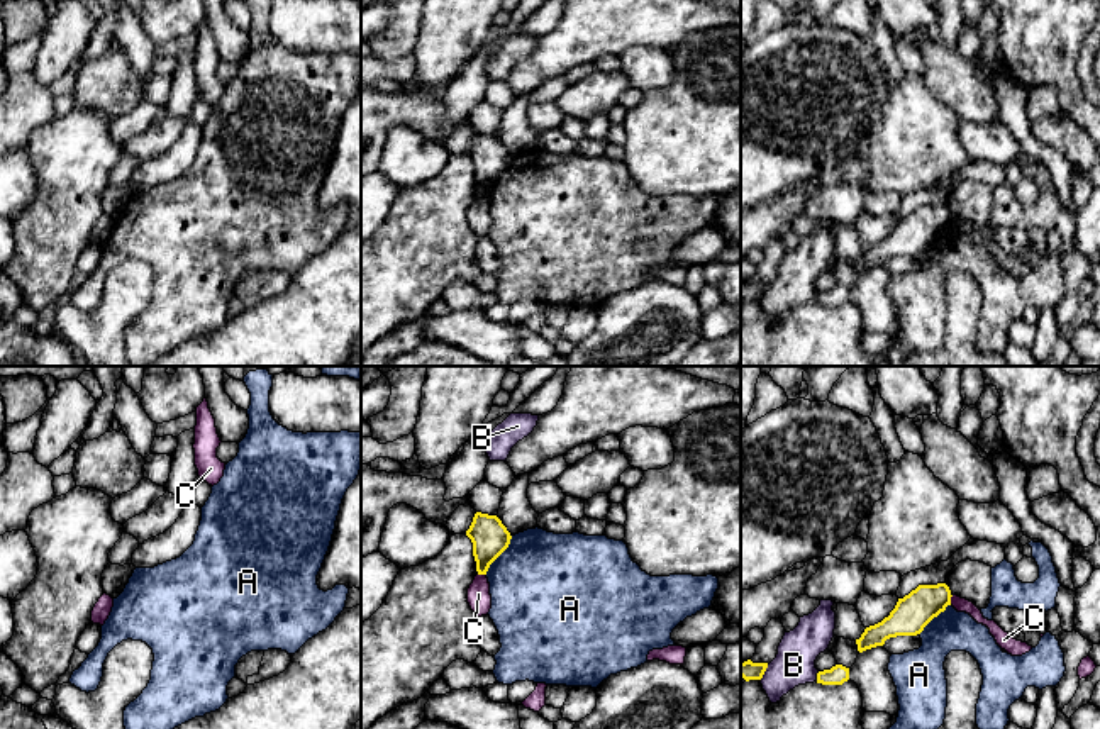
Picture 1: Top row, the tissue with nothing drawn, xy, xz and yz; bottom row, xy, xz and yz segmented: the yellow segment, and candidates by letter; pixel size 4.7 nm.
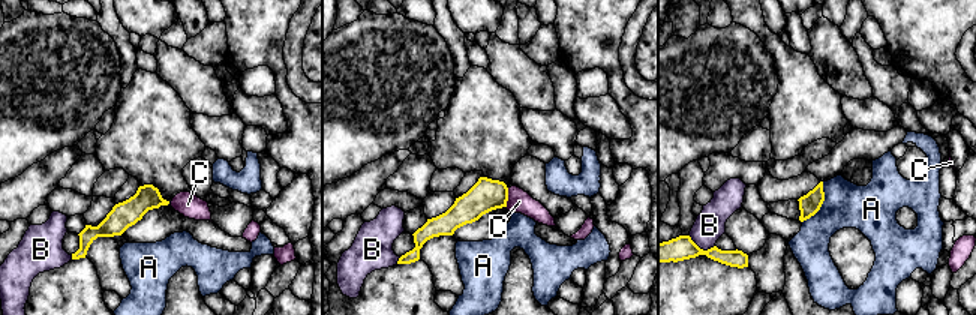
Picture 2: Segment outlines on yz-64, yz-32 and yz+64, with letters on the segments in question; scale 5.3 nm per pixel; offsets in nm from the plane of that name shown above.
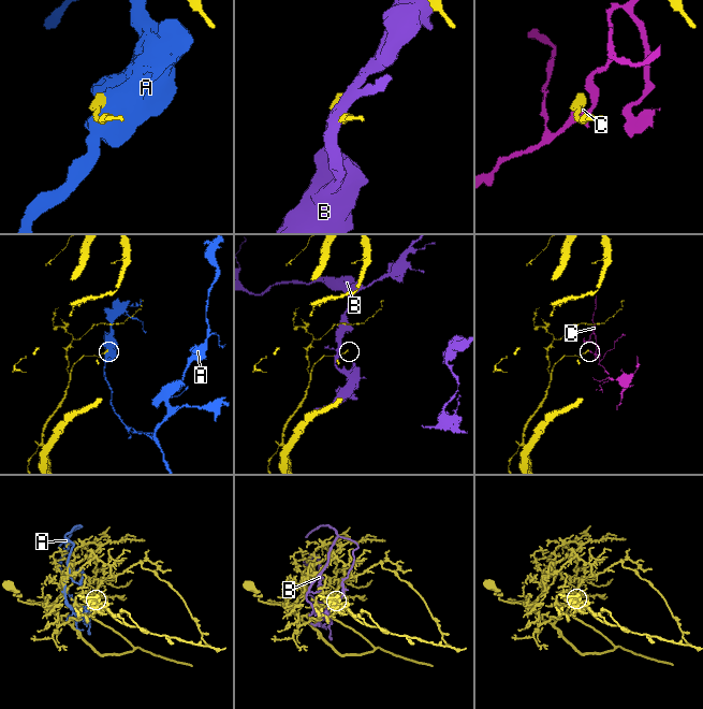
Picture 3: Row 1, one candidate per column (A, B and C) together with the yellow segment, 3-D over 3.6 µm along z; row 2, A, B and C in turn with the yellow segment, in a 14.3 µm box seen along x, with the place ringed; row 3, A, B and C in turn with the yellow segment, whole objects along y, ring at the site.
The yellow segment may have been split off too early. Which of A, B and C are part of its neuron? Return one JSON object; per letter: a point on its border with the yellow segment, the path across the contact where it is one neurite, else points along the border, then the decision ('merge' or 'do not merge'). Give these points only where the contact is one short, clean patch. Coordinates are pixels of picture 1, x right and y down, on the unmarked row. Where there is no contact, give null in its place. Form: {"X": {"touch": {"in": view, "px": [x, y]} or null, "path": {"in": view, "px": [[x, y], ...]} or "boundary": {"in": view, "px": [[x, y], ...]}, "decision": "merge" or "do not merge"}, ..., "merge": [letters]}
{"A": {"touch": {"in": "xz", "px": [500, 173]}, "decision": "do not merge"}, "B": {"touch": {"in": "yz", "px": [817, 297]}, "decision": "do not merge"}, "C": {"touch": {"in": "yz", "px": [950, 221]}, "boundary": {"in": "yz", "px": [[953, 216], [950, 224]]}, "decision": "do not merge"}, "merge": []}

